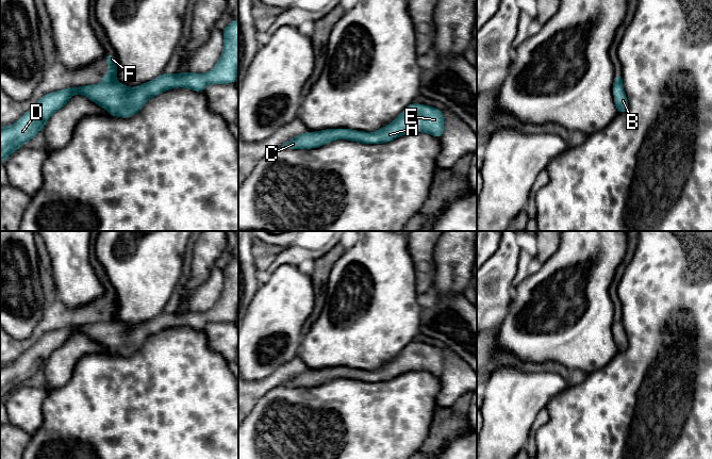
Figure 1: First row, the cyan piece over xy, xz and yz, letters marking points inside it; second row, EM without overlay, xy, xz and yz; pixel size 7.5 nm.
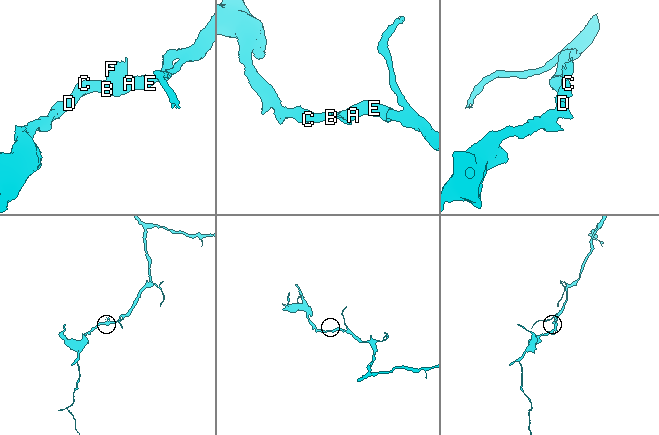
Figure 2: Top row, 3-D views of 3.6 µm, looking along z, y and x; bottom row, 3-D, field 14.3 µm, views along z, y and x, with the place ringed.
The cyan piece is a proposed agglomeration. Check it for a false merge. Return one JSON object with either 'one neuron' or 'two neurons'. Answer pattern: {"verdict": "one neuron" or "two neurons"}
{"verdict": "one neuron"}

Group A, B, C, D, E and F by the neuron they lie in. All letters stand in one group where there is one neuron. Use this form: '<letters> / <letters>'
A B C D E F

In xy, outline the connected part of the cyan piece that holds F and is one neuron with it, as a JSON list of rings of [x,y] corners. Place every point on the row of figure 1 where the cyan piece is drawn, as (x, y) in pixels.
[[[232,19],[222,30],[222,34],[225,45],[221,56],[209,72],[192,73],[188,70],[173,75],[163,72],[154,80],[133,88],[116,81],[116,58],[105,54],[109,70],[101,83],[49,93],[15,124],[0,127],[0,163],[42,131],[50,116],[64,106],[73,94],[83,94],[99,106],[106,109],[111,116],[128,118],[140,111],[148,98],[167,89],[187,87],[201,93],[208,84],[234,83],[238,72],[238,20]]]

